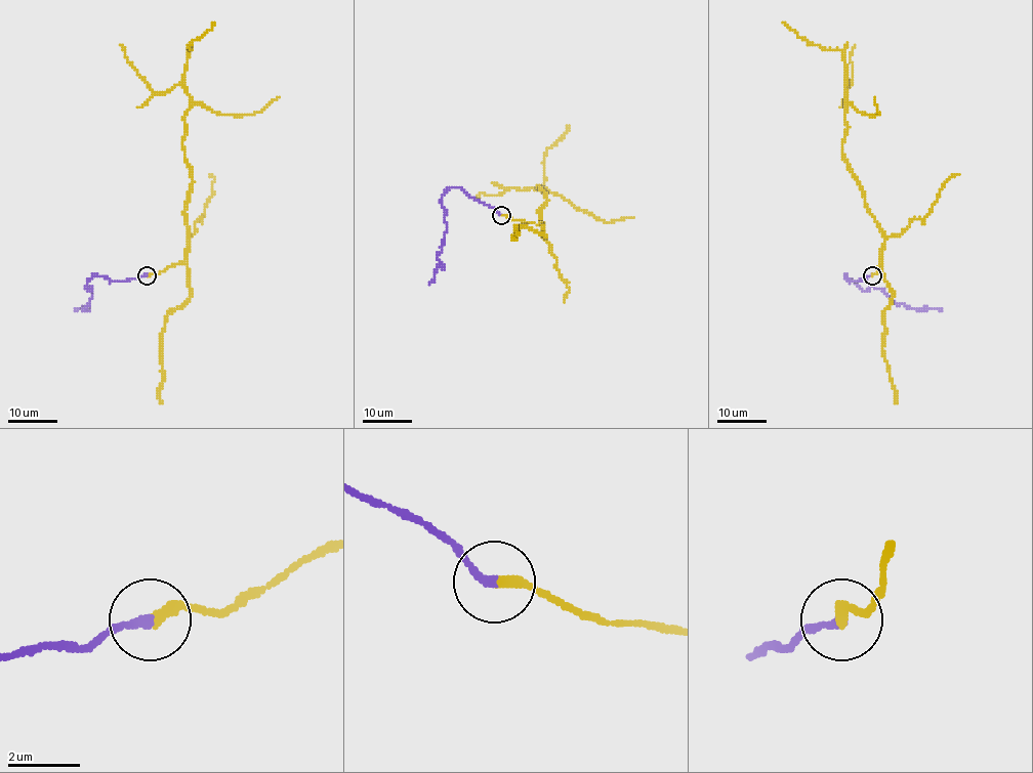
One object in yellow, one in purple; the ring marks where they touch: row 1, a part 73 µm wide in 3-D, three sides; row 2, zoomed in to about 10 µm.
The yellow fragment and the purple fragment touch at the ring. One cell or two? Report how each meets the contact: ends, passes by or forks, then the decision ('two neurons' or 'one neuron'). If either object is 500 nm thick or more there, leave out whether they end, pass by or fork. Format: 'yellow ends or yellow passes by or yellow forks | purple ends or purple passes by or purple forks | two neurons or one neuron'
yellow ends | purple ends | one neuron

